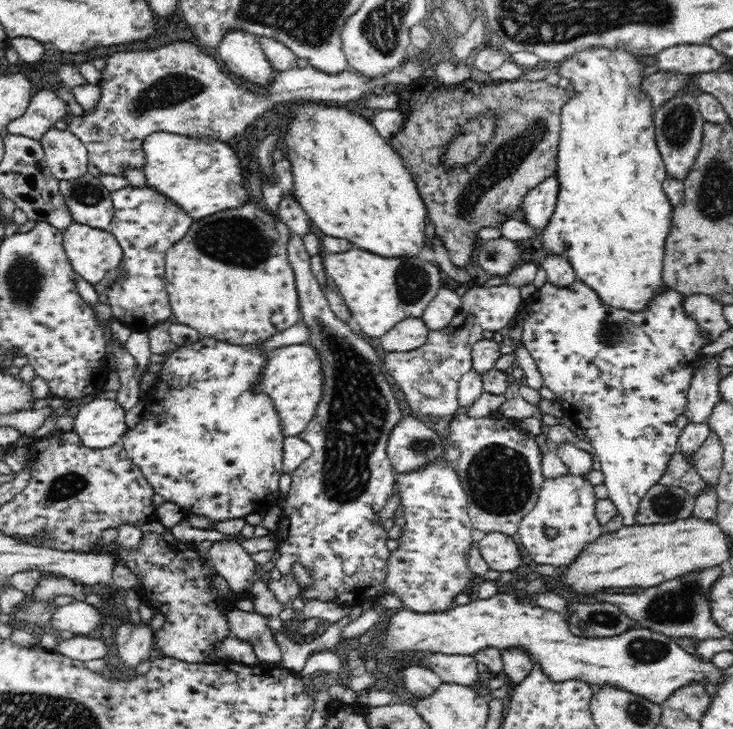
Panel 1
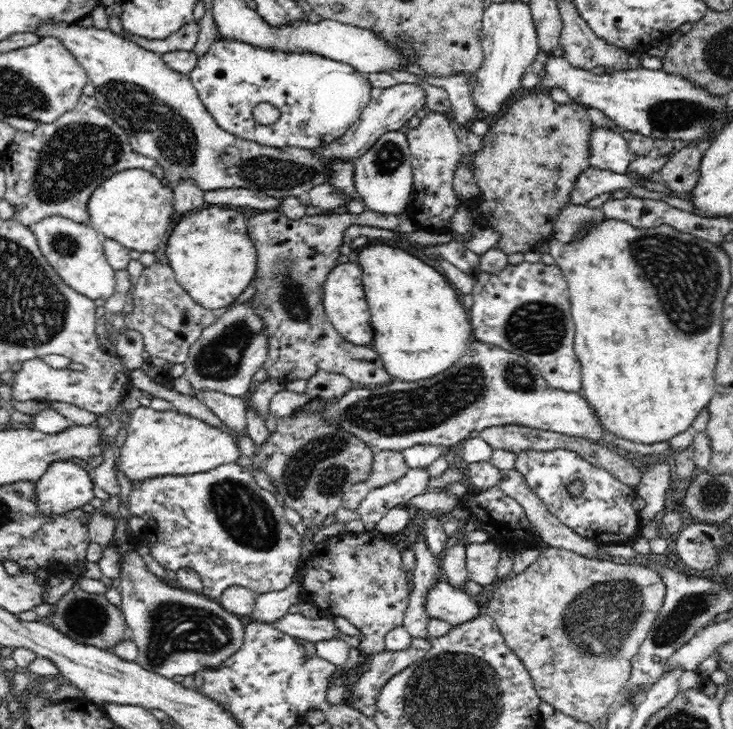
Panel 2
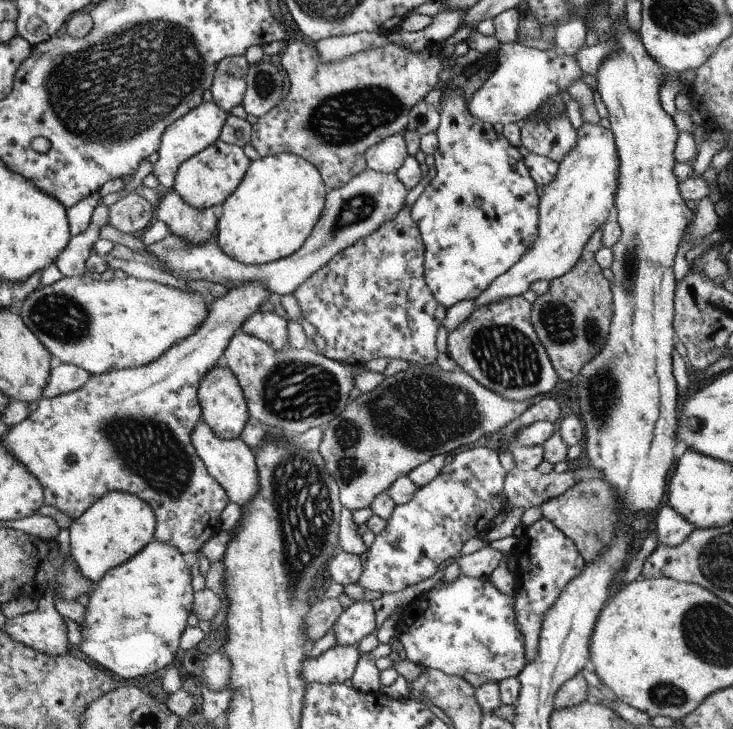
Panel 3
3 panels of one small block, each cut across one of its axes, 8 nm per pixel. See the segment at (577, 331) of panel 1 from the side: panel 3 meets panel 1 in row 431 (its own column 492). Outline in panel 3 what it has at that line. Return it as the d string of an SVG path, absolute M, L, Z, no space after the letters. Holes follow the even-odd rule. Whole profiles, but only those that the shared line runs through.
M460 572L453 581L440 579L427 592L411 601L401 613L394 638L403 645L407 662L420 668L428 667L457 677L480 674L498 684L501 680L517 677L526 664L523 636L516 622L514 598L498 592L487 576L467 577Z

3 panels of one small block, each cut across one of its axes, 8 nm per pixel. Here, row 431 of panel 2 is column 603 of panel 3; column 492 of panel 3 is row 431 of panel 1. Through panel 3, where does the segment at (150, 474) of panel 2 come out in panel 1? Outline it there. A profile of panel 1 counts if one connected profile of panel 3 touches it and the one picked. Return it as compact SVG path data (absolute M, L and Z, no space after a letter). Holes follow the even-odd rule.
M304 344L281 346L268 351L261 378L253 384L255 394L264 394L275 405L281 421L282 435L298 436L312 421L323 392L323 373L316 349Z

